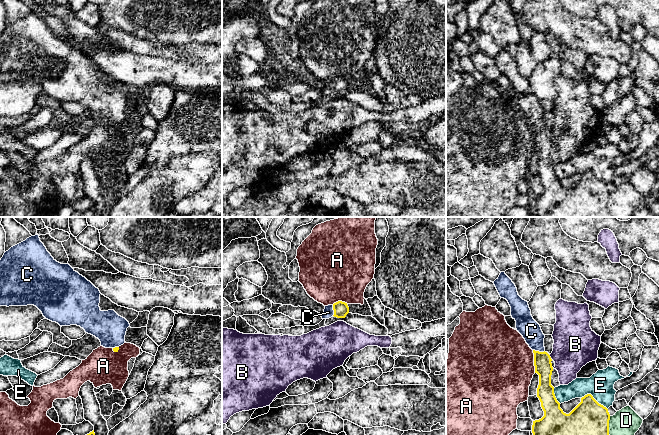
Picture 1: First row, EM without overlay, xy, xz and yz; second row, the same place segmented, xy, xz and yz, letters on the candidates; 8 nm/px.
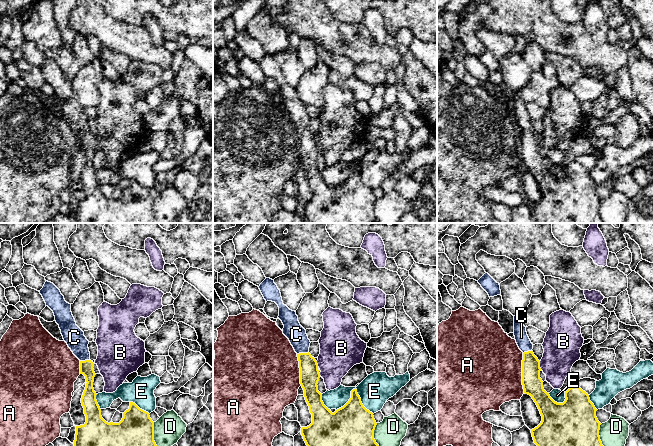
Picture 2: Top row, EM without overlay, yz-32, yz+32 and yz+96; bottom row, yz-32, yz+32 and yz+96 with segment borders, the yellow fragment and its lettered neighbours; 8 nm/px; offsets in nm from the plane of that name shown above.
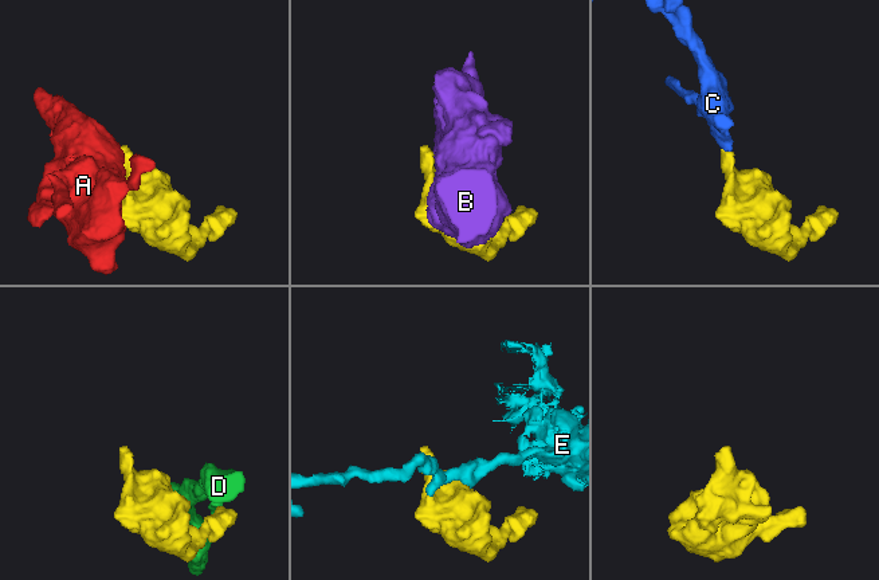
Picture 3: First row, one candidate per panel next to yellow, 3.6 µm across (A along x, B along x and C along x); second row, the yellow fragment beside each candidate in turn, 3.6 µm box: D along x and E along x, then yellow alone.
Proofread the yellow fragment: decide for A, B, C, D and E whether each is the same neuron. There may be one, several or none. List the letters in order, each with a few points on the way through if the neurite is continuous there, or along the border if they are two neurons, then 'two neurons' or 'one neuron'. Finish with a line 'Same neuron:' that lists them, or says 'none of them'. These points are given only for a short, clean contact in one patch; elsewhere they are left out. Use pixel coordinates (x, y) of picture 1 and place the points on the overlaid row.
A: border yz (532, 350), (535, 372); two neurons
B: border yz (549, 355), (552, 359); two neurons
C: way yz (542, 361), (538, 351), (531, 331); one neuron
D: two neurons
E: two neurons
Same neuron: C

